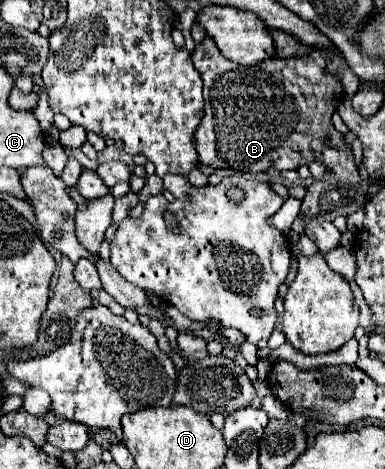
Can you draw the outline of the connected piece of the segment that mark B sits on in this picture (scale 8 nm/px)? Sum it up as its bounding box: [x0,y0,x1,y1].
[191,36,361,186]

